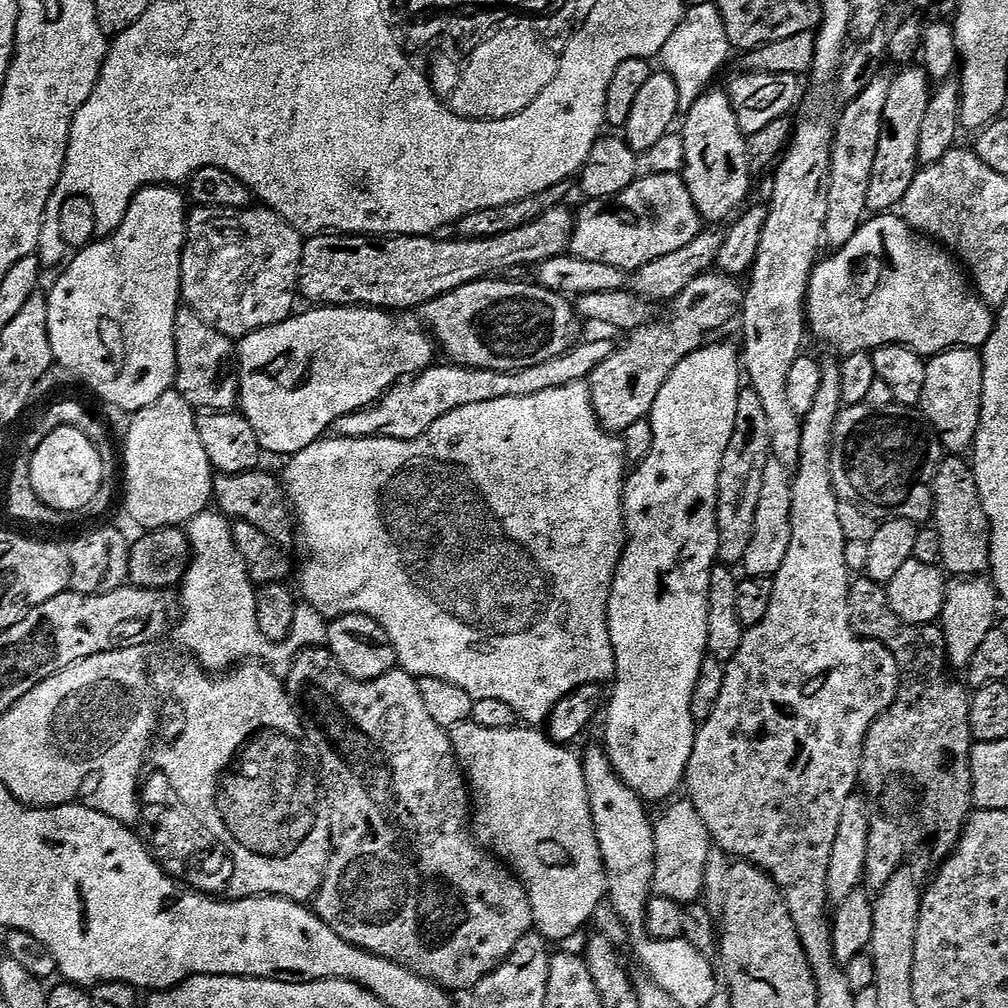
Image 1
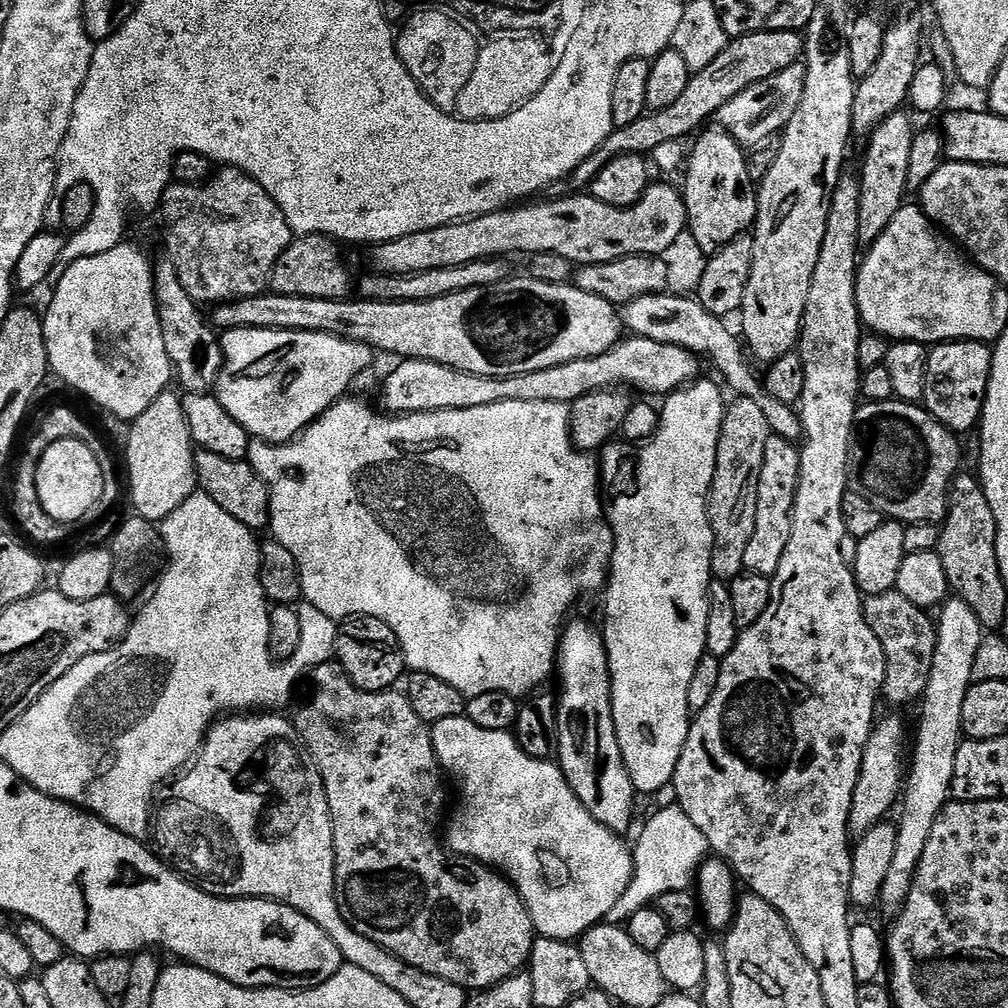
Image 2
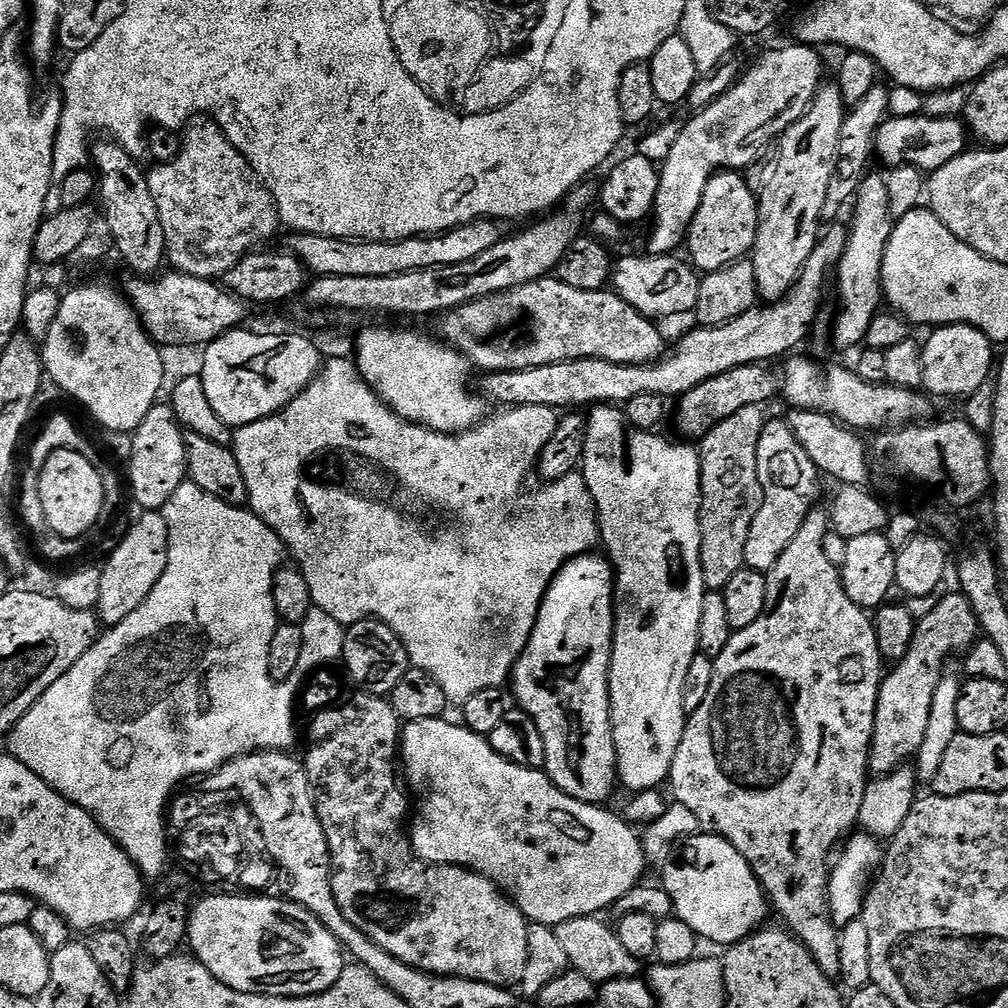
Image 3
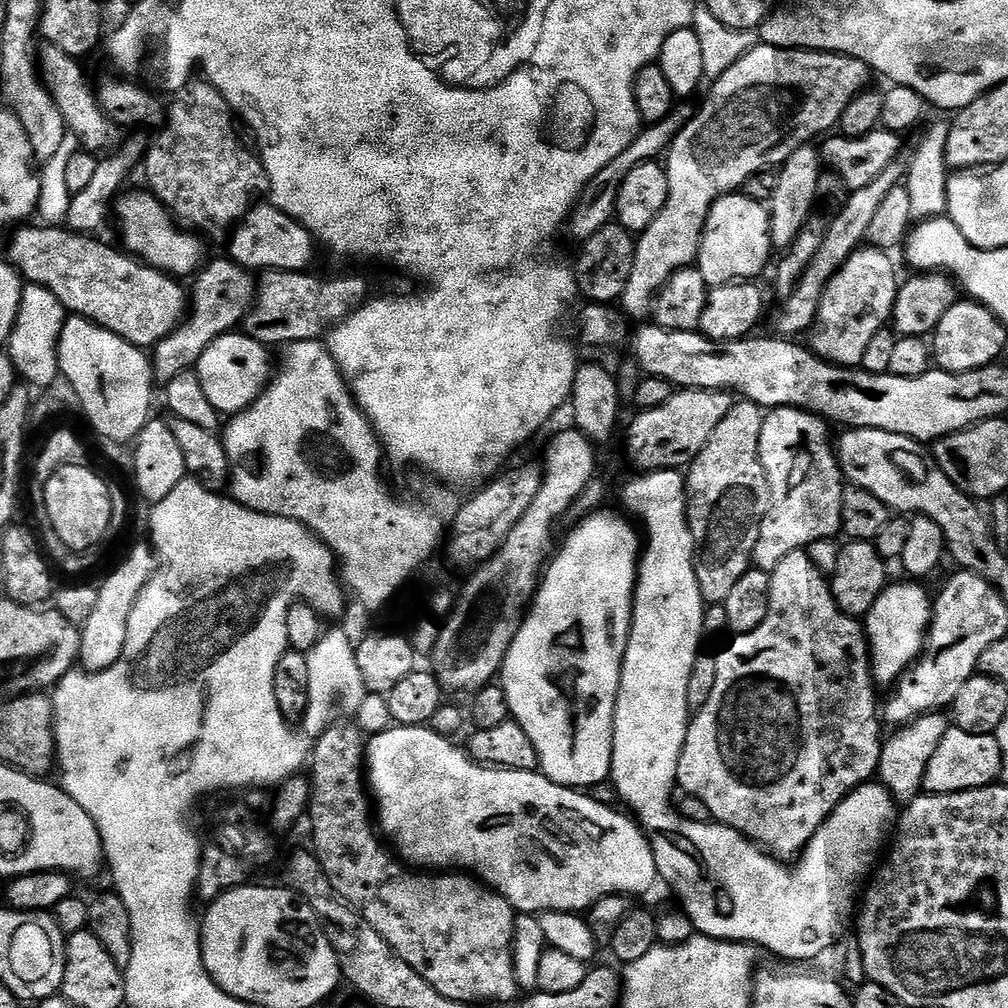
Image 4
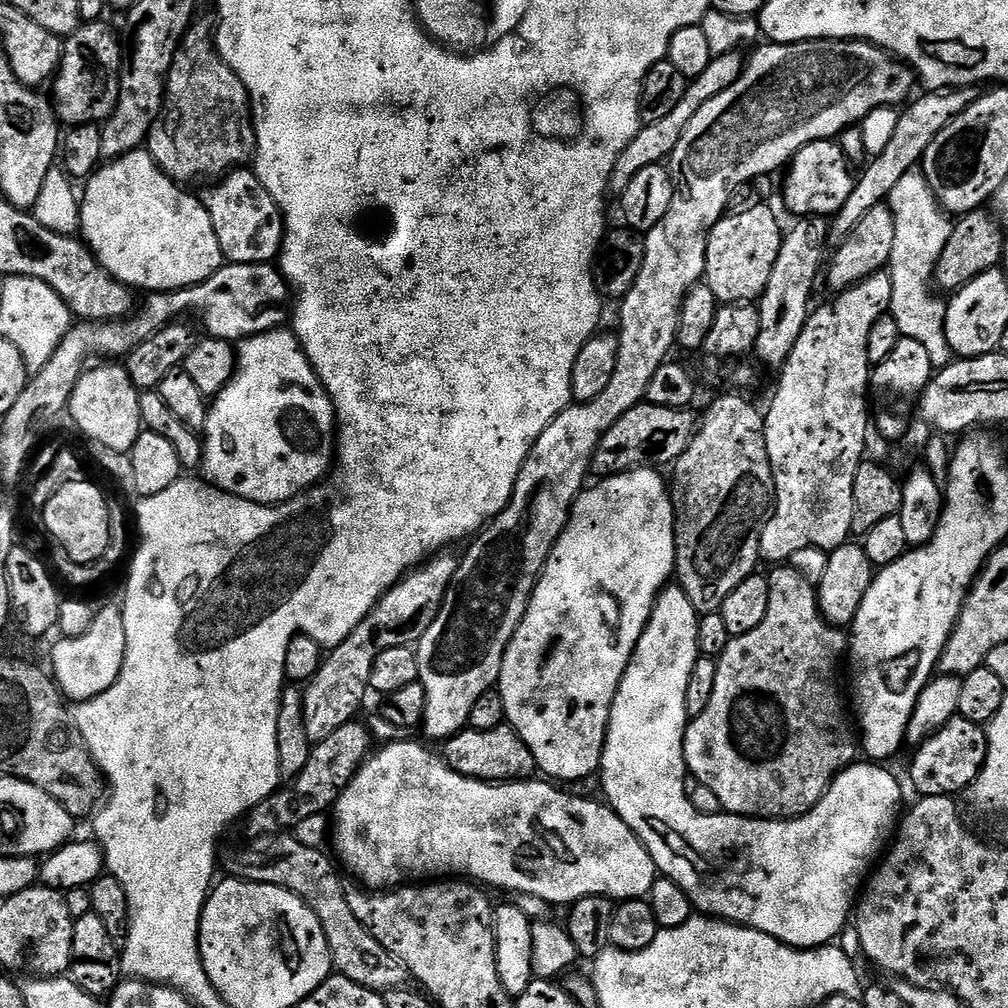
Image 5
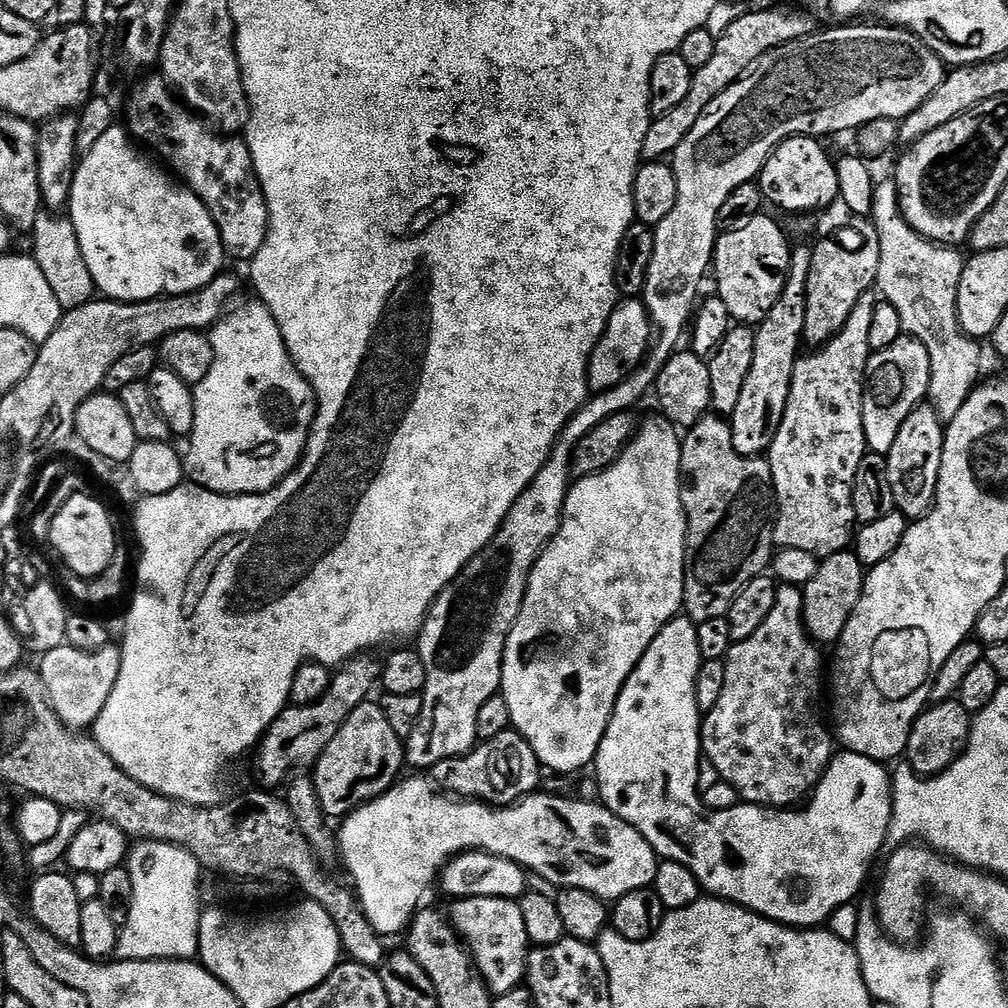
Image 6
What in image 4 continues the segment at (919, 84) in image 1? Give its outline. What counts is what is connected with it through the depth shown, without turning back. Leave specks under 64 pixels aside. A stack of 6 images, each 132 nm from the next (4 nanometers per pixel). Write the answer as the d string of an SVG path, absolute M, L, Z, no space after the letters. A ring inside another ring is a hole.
M861 246L830 278L818 306L816 321L810 329L810 347L817 356L830 364L859 366L870 338L878 334L892 319L896 301L896 268L887 251L882 248Z

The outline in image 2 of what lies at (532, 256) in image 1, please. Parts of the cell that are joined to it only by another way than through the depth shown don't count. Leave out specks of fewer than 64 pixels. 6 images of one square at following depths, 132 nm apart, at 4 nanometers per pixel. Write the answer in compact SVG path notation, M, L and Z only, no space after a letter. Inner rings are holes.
M296 236L291 246L278 258L272 271L271 291L298 298L347 300L354 292L354 276L340 253L341 245L327 236Z

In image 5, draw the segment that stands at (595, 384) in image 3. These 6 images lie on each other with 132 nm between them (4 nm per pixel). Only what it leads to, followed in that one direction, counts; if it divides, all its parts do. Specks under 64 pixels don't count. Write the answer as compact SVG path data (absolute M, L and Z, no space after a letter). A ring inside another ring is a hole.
M973 86L944 91L928 90L923 94L925 96L918 97L919 95L917 95L899 113L898 124L890 142L887 143L886 150L883 150L882 154L871 157L863 169L865 172L861 176L859 173L855 177L850 198L846 198L846 206L842 206L842 210L838 210L831 221L830 236L833 241L843 241L856 229L858 222L862 222L862 218L866 218L866 214L870 214L870 210L874 210L874 206L885 203L890 190L894 190L895 184L911 168L917 167L923 161L924 151L928 149L936 135L942 130L946 130L946 126L950 126L950 122L954 122L954 118L958 118L958 114L962 114L968 109L981 96L982 92L979 87Z

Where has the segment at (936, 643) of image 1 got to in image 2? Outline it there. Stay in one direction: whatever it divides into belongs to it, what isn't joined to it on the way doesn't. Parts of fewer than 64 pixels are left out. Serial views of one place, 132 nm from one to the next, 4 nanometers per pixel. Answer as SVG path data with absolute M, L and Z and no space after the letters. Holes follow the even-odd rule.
M895 590L886 594L874 594L864 600L866 626L874 630L874 638L882 642L886 654L886 678L883 699L892 704L912 704L923 697L926 682L930 682L930 666L934 666L936 649L936 625L925 609L914 606L910 598L902 598ZM916 700L916 701L915 701Z

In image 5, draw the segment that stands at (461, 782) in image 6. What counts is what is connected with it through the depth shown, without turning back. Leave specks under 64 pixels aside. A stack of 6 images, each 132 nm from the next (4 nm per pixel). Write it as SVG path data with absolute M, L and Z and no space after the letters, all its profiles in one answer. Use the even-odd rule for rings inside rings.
M501 726L494 730L474 730L467 727L455 736L449 736L443 741L442 759L449 768L458 774L469 776L471 780L487 780L489 782L511 782L526 780L537 775L534 754L522 742L522 738L511 728Z

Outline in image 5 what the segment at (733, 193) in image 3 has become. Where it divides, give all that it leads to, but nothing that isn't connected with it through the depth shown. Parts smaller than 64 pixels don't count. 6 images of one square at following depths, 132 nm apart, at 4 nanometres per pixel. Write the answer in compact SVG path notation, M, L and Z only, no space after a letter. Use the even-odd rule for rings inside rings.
M764 204L732 215L725 215L708 231L704 280L720 304L747 304L759 301L766 282L770 282L770 270L774 270L774 262L778 262L782 227Z

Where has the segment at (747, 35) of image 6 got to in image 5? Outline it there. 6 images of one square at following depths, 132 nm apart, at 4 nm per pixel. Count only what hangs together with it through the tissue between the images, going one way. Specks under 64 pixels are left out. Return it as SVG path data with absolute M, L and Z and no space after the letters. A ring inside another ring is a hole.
M740 50L722 56L713 56L710 66L706 66L706 70L702 70L702 74L698 74L698 78L694 78L689 83L682 102L678 102L678 106L674 106L672 113L666 114L666 118L662 118L662 122L650 122L643 125L639 134L630 142L630 146L626 146L626 150L622 150L622 154L618 154L618 162L614 162L614 170L608 183L609 193L624 192L626 186L630 186L630 178L634 178L634 174L638 174L641 170L646 170L646 166L664 164L678 146L686 126L690 126L690 118L694 118L694 114L698 114L698 110L702 110L702 106L706 106L706 102L710 102L710 98L718 98L718 94L722 94L722 90L726 90L732 85L743 72L745 63L745 53Z

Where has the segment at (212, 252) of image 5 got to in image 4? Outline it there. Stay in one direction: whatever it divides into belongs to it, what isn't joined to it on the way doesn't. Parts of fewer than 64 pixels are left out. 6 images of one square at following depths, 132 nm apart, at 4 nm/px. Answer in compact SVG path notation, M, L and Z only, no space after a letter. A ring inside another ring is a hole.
M125 191L115 201L114 216L120 219L120 232L124 235L125 244L123 247L159 272L167 272L177 278L191 277L205 259L204 248L200 245L201 237L181 228L161 200L156 199L151 191L143 191Z

